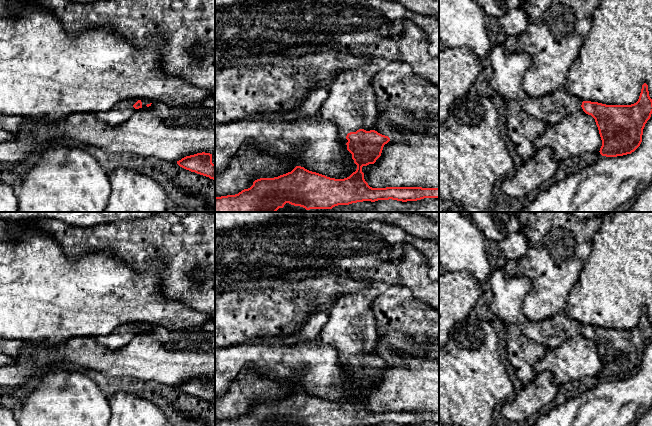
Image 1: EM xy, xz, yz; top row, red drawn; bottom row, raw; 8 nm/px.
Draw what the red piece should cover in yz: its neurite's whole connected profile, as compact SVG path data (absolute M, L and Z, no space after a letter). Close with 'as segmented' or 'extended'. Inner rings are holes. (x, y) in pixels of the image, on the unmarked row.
M497 268L492 272L489 283L493 292L490 310L505 324L516 325L526 338L540 343L546 348L557 348L570 339L584 335L595 343L602 364L599 375L602 380L617 381L631 378L640 370L643 353L652 338L652 323L649 320L646 307L642 309L638 325L631 329L606 329L582 325L565 311L543 321L533 322L527 319L522 311L524 300L532 288L532 282L529 279L517 275L508 277L504 268Z; extended

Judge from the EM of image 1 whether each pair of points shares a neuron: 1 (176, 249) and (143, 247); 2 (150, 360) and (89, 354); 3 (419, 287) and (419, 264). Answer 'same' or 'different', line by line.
1: same
2: same
3: same

